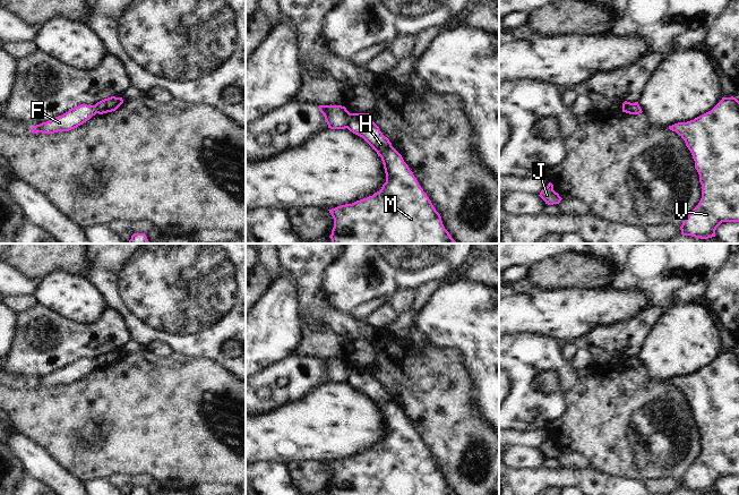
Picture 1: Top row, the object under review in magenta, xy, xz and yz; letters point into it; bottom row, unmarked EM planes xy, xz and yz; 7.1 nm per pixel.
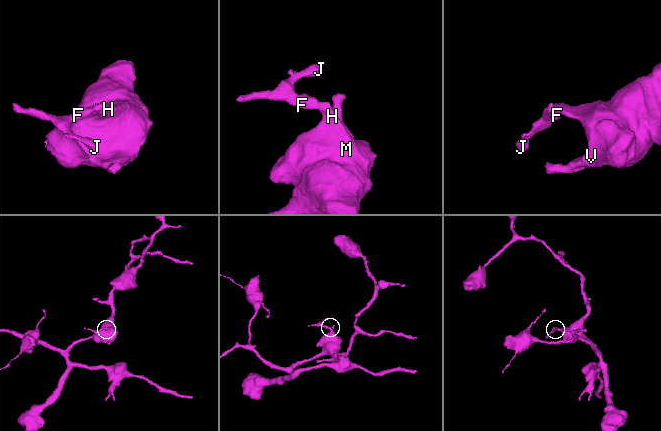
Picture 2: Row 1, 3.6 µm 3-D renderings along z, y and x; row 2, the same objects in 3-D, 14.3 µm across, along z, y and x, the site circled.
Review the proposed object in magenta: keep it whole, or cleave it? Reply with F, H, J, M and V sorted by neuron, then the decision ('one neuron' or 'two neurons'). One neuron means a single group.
F J / H M V; two neurons

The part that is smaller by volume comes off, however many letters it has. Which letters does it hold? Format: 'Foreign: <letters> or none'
Foreign: F, J.

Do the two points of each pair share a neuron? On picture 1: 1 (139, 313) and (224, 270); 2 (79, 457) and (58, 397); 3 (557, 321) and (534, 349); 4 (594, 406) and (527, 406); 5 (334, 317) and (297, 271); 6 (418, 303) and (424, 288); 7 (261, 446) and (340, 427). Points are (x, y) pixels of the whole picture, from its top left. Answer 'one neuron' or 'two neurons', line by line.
1: one neuron
2: one neuron
3: two neurons
4: two neurons
5: one neuron
6: one neuron
7: one neuron

